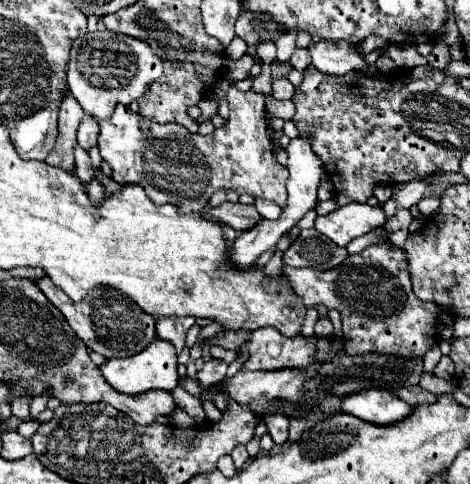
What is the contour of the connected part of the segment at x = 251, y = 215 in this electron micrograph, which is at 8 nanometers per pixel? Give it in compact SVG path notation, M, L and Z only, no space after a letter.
M229 201L219 205L219 207L211 207L205 213L211 215L211 217L221 219L227 225L231 225L235 231L247 231L247 229L255 227L255 223L259 223L263 219L253 205L229 203Z

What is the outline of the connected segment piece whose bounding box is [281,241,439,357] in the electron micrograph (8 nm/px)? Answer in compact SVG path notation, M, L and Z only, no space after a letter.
M391 241L371 245L357 255L349 255L343 265L331 271L283 265L281 275L303 299L307 309L323 303L327 309L337 309L341 313L347 355L387 353L395 357L411 357L425 355L435 345L439 307L435 303L421 301L413 293L403 251L391 245Z

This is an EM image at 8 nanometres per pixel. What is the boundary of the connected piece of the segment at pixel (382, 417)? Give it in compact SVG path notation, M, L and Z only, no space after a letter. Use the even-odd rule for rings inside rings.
M363 389L347 395L341 401L341 411L351 413L363 421L377 425L389 425L405 419L411 413L411 405L385 389Z

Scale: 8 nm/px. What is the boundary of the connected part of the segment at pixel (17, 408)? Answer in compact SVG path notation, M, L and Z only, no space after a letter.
M24 393L21 397L11 403L12 414L18 418L28 417L30 414L30 401L32 397Z

